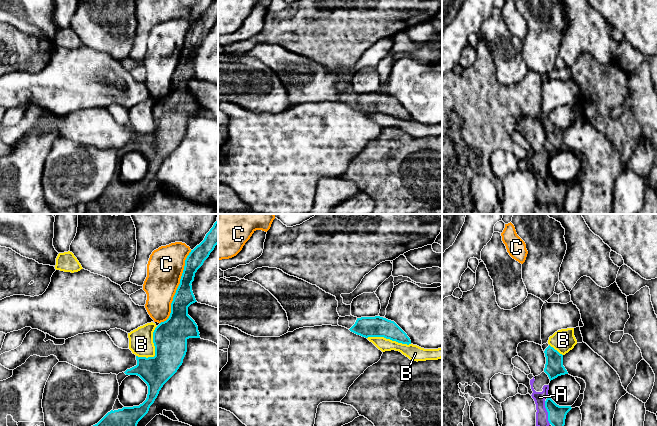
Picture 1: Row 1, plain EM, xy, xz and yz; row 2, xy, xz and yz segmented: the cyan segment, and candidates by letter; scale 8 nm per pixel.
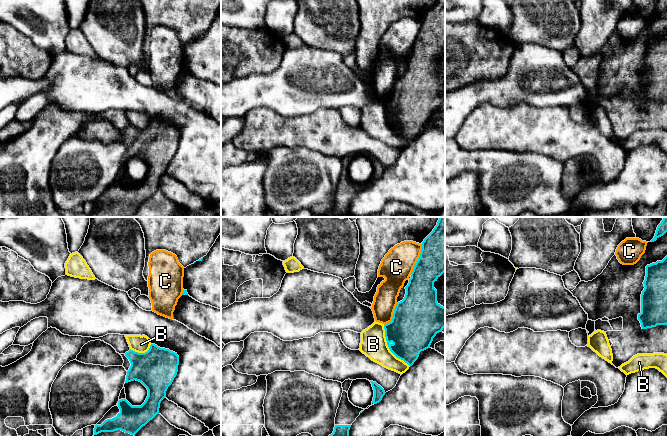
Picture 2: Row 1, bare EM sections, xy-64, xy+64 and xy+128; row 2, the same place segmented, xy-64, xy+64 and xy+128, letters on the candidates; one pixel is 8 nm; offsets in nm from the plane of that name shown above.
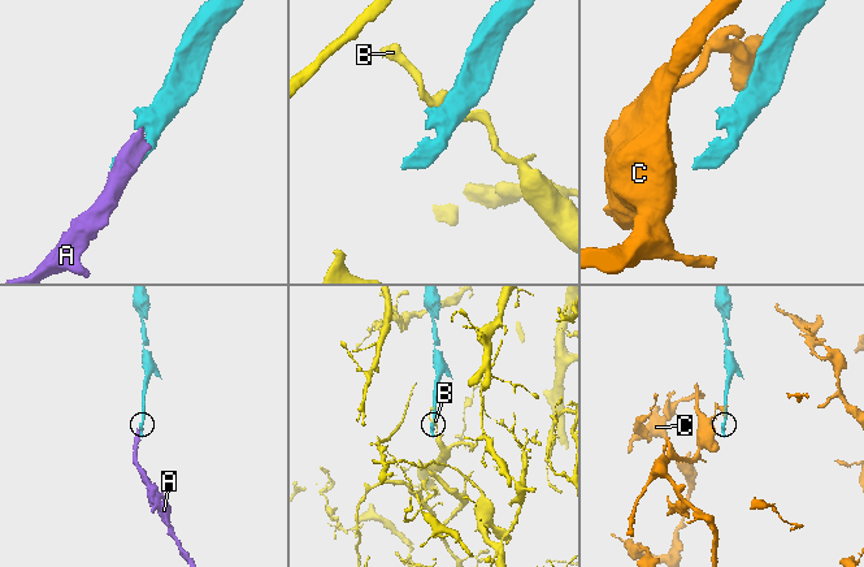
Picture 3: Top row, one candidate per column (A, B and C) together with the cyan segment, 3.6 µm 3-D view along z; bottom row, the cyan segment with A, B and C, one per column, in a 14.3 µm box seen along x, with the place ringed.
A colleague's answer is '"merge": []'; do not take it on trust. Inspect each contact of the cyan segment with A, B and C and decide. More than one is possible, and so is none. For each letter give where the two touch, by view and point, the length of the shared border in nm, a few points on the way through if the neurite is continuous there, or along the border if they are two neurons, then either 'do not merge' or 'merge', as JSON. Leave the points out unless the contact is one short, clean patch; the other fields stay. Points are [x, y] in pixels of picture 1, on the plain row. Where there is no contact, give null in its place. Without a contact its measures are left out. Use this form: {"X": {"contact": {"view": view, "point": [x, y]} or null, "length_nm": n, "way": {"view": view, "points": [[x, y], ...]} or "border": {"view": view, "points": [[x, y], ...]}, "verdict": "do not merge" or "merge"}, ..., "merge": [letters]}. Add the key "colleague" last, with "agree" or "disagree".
{"A": {"contact": {"view": "yz", "point": [547, 187]}, "length_nm": 190, "way": {"view": "yz", "points": [[557, 190], [547, 187], [542, 197]]}, "verdict": "merge"}, "B": {"contact": {"view": "xy", "point": [155, 126]}, "length_nm": 300, "verdict": "do not merge"}, "C": {"contact": {"view": "xy", "point": [177, 64]}, "length_nm": 650, "verdict": "do not merge"}, "merge": ["A"], "colleague": "disagree"}

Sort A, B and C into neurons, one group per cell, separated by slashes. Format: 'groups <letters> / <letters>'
groups A / B / C

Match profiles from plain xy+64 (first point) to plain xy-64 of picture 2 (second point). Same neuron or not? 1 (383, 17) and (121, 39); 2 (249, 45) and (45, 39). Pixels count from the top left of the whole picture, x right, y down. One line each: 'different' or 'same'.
1: different
2: different

